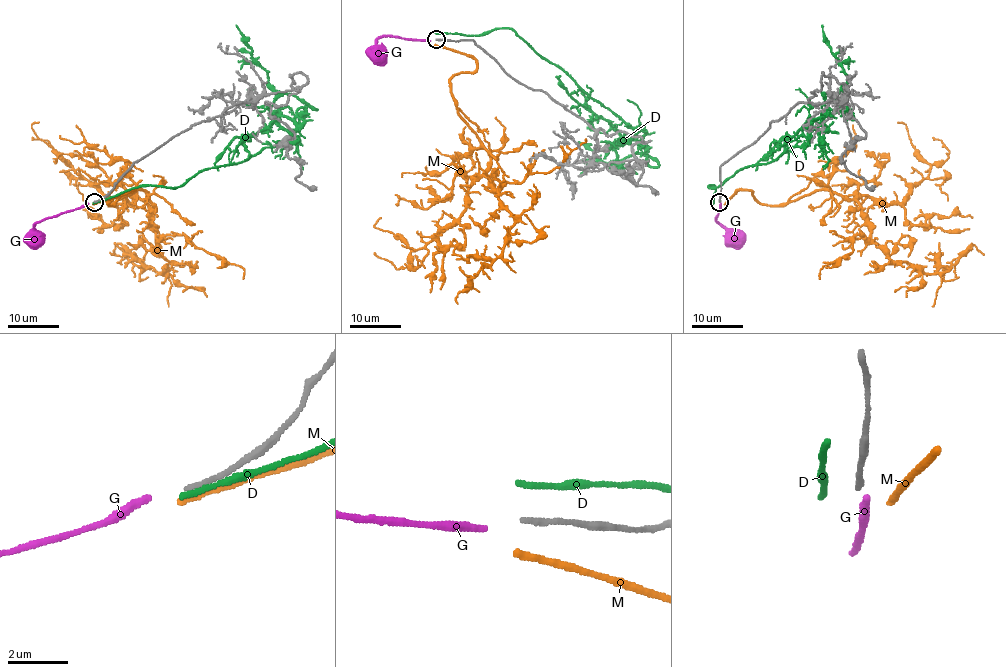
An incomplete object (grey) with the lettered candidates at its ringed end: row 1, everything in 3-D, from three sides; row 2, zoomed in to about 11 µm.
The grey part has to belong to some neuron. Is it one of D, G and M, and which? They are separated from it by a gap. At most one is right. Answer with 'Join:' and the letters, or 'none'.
Join: none

